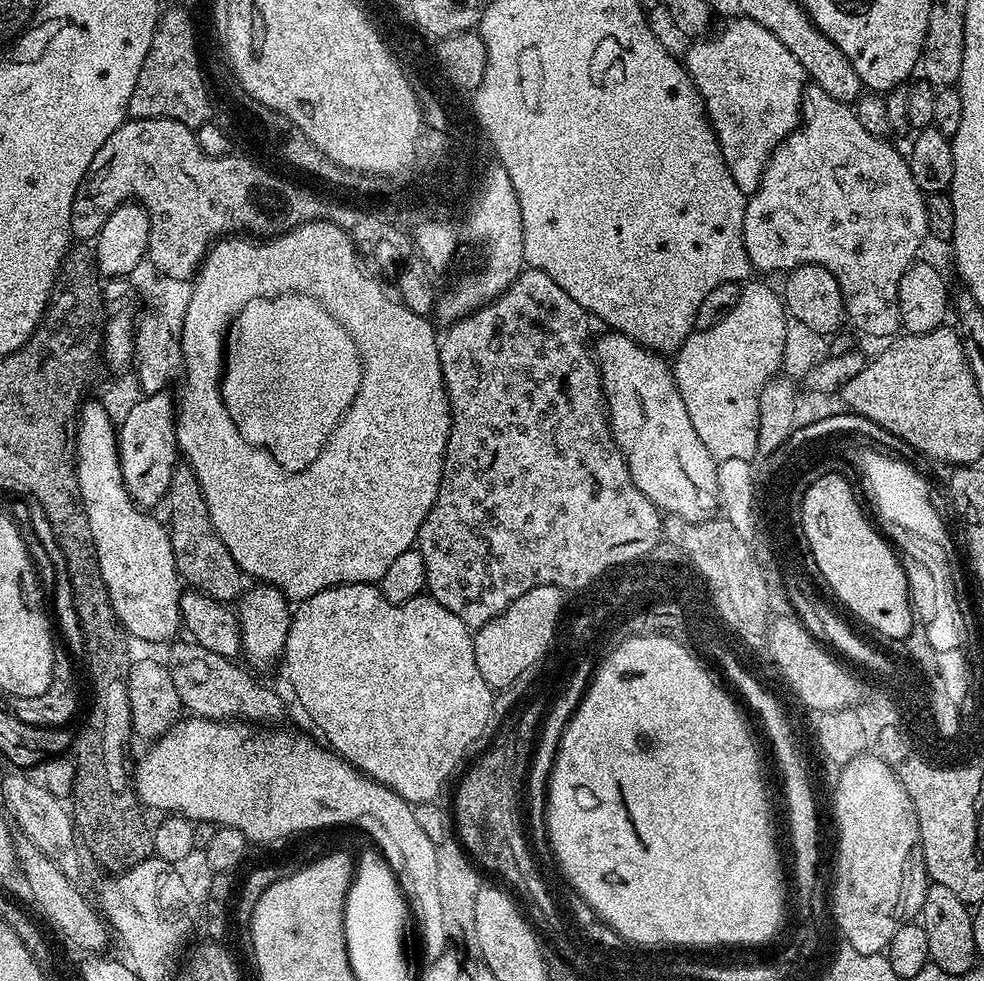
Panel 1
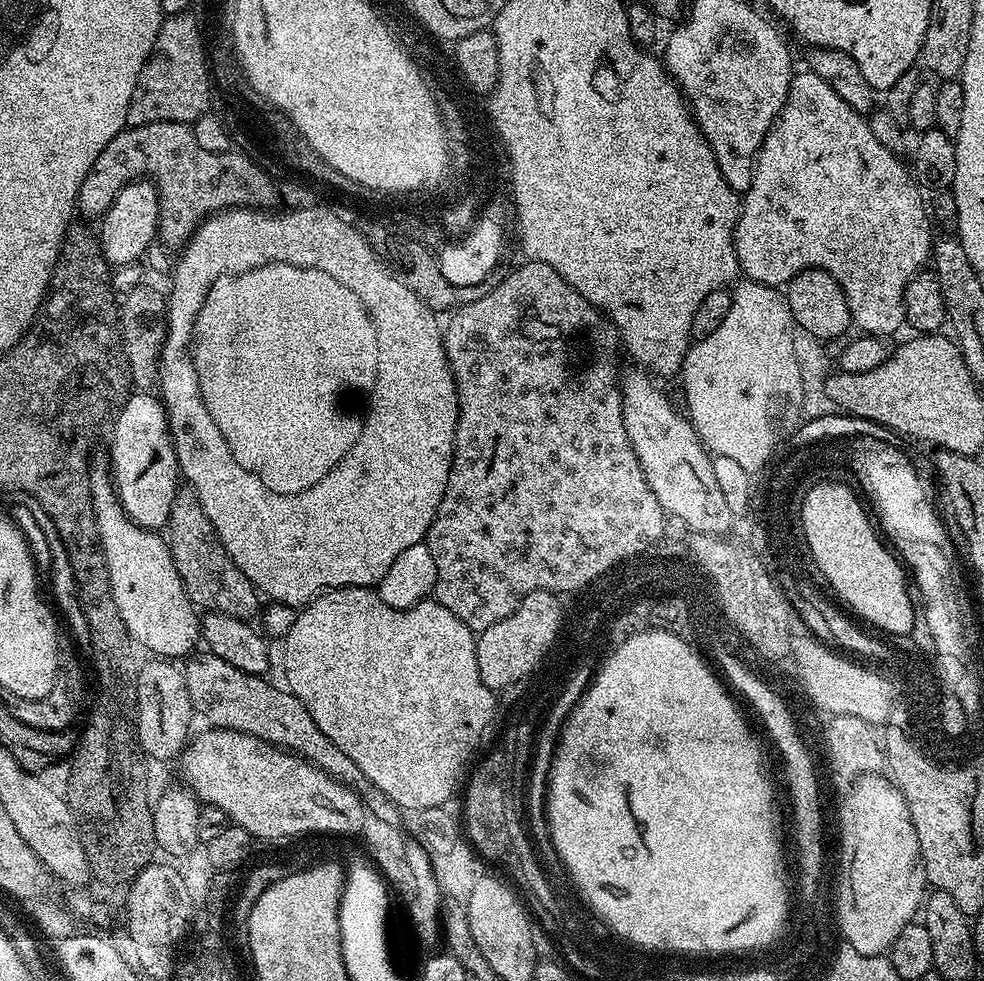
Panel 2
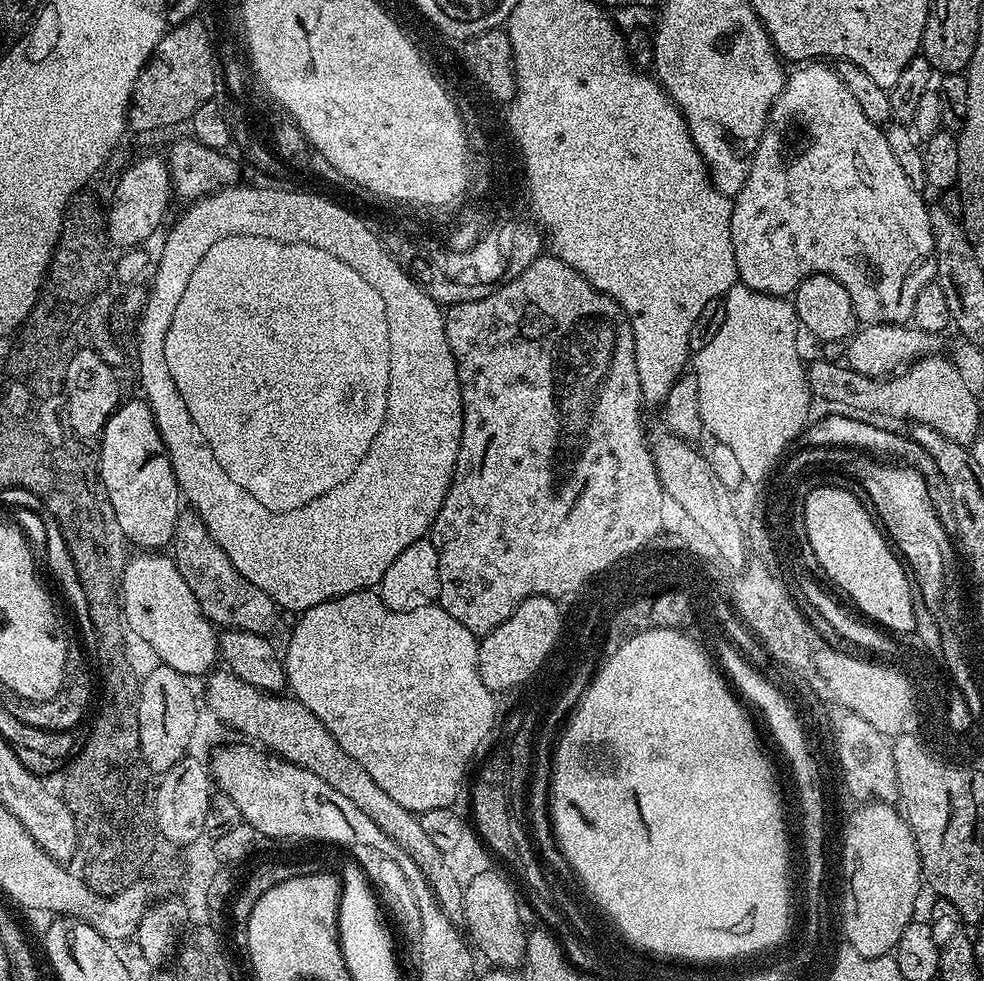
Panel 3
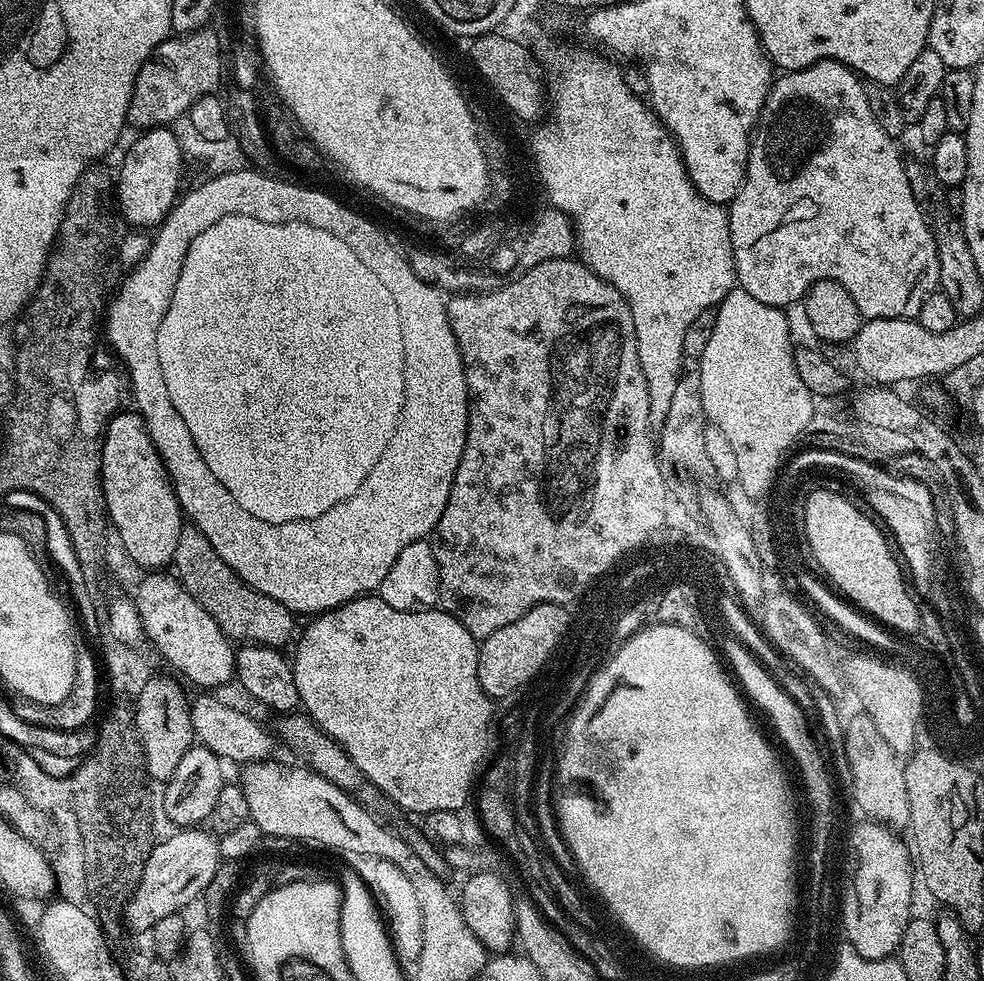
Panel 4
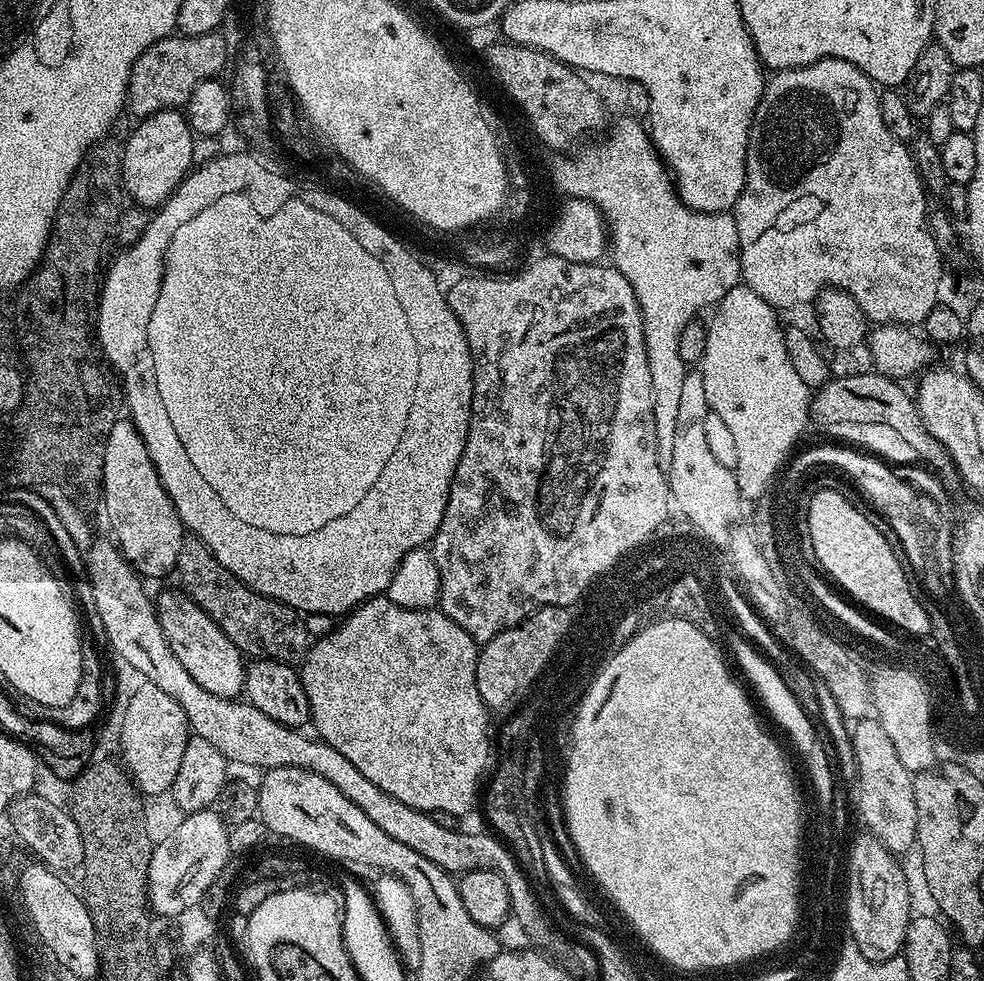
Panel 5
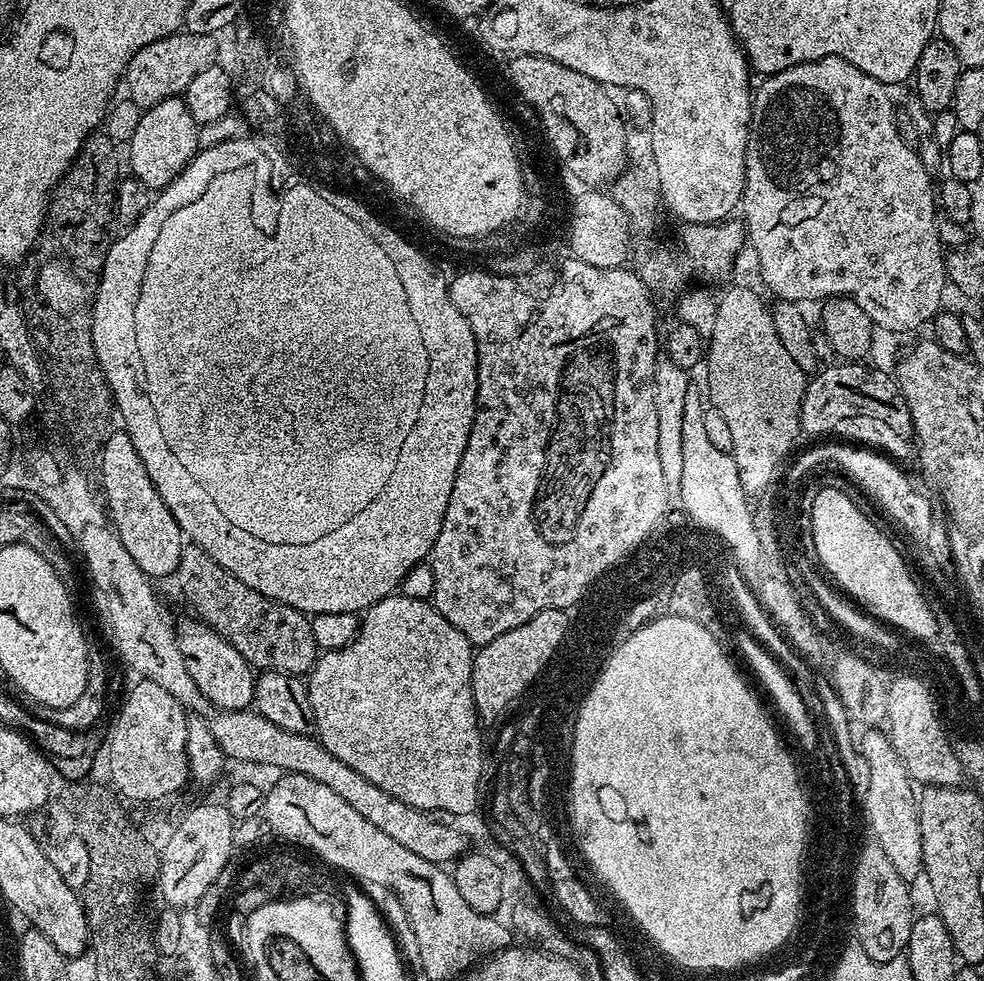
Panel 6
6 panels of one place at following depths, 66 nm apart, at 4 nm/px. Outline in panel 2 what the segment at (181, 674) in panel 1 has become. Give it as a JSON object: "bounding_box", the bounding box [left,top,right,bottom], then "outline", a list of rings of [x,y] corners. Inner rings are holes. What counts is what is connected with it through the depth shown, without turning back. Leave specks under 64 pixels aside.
{"bounding_box":[182,650,402,825],"outline":[[[204,650],[201,653],[201,656],[189,655],[186,660],[188,665],[183,665],[182,668],[192,711],[199,719],[201,716],[202,719],[209,720],[212,728],[229,728],[235,732],[245,732],[254,738],[265,740],[267,744],[275,744],[277,748],[282,748],[286,752],[295,752],[296,755],[303,756],[313,766],[322,769],[327,776],[333,776],[337,782],[352,789],[360,798],[363,807],[372,812],[375,818],[394,825],[401,823],[402,812],[396,807],[396,803],[386,798],[386,794],[382,794],[382,790],[378,790],[378,786],[374,786],[374,782],[370,782],[370,778],[366,778],[366,774],[362,774],[358,766],[354,766],[354,761],[347,754],[342,754],[342,750],[338,750],[338,746],[334,746],[334,742],[330,742],[330,738],[326,738],[322,730],[318,730],[318,722],[310,718],[310,710],[306,710],[306,706],[302,706],[302,702],[298,702],[298,698],[289,692],[287,687],[275,688],[264,676],[247,676],[242,670],[238,670],[238,666],[222,662],[222,658],[218,658],[213,652]]]}

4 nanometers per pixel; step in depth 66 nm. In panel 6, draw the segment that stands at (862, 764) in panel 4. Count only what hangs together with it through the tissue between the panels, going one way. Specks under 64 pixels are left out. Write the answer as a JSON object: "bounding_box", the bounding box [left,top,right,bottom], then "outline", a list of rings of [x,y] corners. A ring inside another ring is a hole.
{"bounding_box":[858,728,924,884],"outline":[[[868,728],[872,730],[866,731],[861,740],[858,740],[858,750],[862,760],[867,764],[867,768],[869,770],[869,782],[870,782],[870,792],[867,795],[867,801],[865,802],[865,808],[868,809],[868,814],[870,814],[870,820],[872,820],[872,824],[874,824],[874,828],[876,828],[876,833],[881,840],[880,849],[883,851],[884,854],[890,859],[890,862],[894,865],[894,870],[898,871],[898,876],[903,878],[904,881],[908,882],[909,884],[915,883],[915,879],[918,877],[920,878],[923,875],[923,868],[924,868],[924,859],[922,858],[922,844],[921,844],[921,826],[920,826],[920,815],[919,815],[919,801],[918,796],[916,793],[916,789],[907,783],[907,768],[903,764],[901,758],[899,758],[889,735],[885,731],[878,731],[874,729],[878,728]]]}

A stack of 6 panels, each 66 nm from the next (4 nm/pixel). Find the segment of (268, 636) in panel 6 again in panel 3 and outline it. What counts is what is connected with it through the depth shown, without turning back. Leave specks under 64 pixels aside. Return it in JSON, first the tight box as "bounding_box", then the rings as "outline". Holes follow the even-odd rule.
{"bounding_box":[170,510,278,633],"outline":[[[195,510],[181,511],[174,526],[170,555],[178,566],[178,574],[186,578],[190,594],[198,598],[198,606],[203,610],[204,617],[212,621],[213,625],[224,630],[237,628],[239,632],[271,633],[278,615],[276,603],[265,592],[258,590],[252,580],[238,574],[234,562],[226,558],[226,550],[214,542],[210,530],[206,530],[206,522],[202,522]]]}

